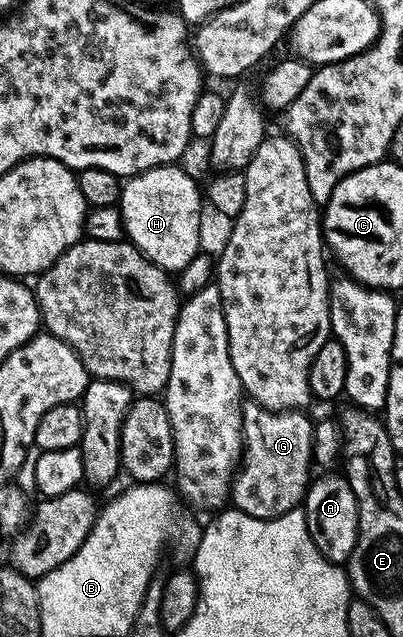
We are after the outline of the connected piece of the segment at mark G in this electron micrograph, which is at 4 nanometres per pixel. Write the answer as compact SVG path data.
M251 399L243 402L242 456L236 476L232 479L230 494L235 508L251 517L268 521L303 502L314 470L314 421L306 414L299 409L267 409Z

